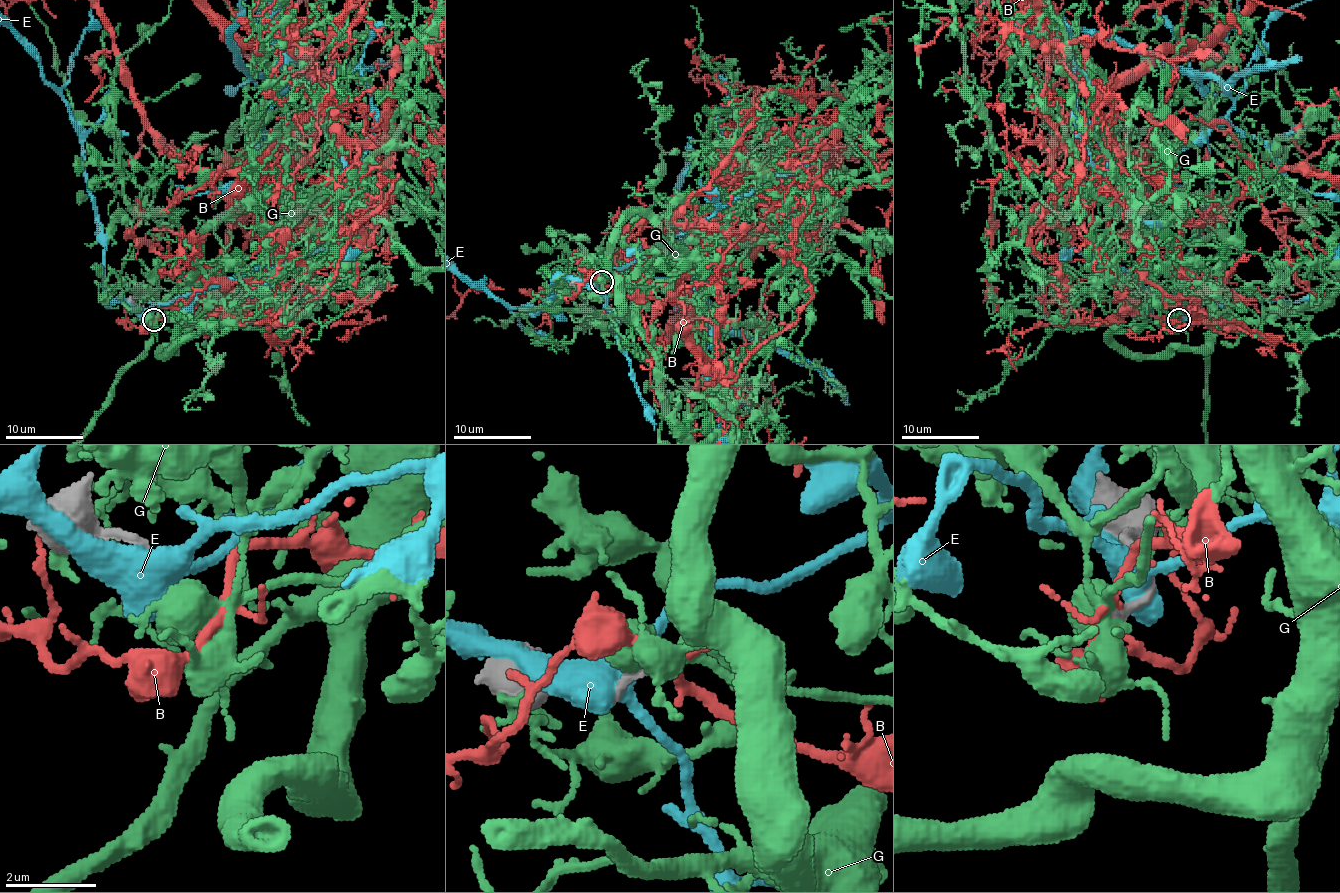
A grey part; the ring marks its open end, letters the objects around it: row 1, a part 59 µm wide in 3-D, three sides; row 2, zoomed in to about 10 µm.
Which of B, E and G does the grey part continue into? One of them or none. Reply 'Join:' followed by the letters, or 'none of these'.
Join: G

